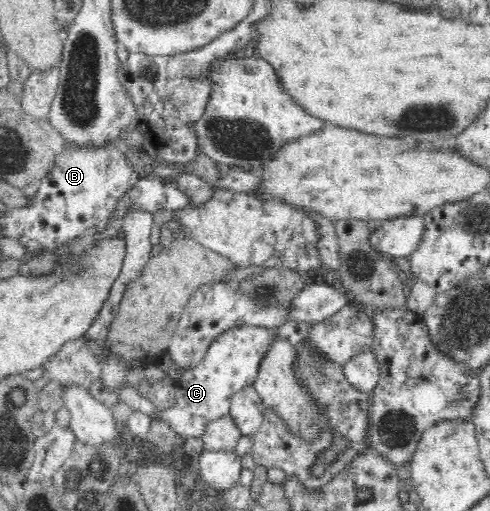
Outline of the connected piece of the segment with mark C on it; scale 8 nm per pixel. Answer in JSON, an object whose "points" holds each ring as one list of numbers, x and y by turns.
{"points":[[259,326,234,327,224,331,210,343,206,356,194,368,183,370,180,379,174,383,175,397,170,408,159,408,152,398,142,398,138,390,128,382,126,388,118,392,118,398,134,411,141,411,150,418,162,418,184,440,190,437,200,438,211,420,229,414,231,396,246,385,253,384,259,360,268,350,268,343,274,335,275,329,268,330]]}

